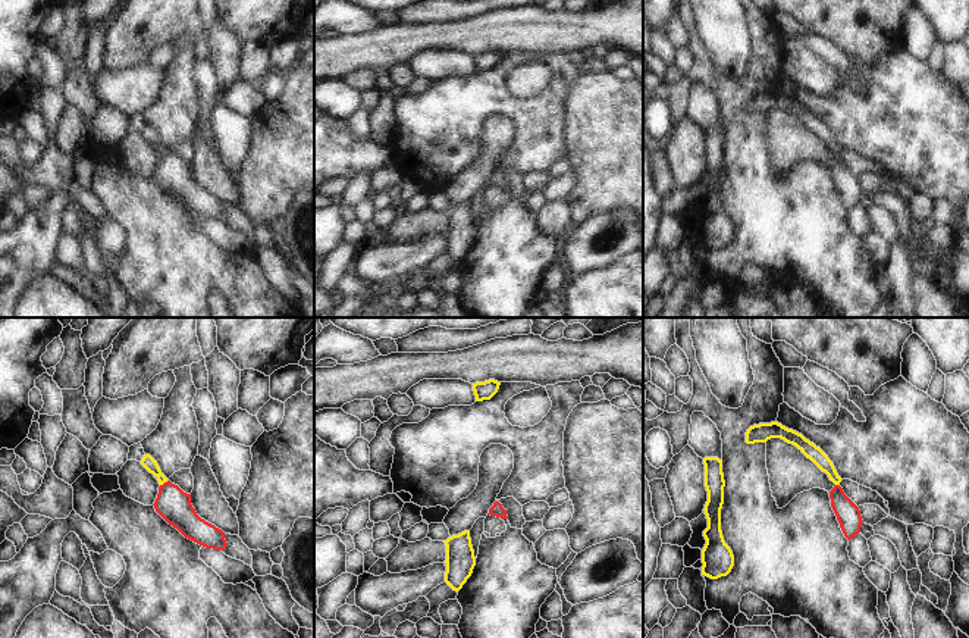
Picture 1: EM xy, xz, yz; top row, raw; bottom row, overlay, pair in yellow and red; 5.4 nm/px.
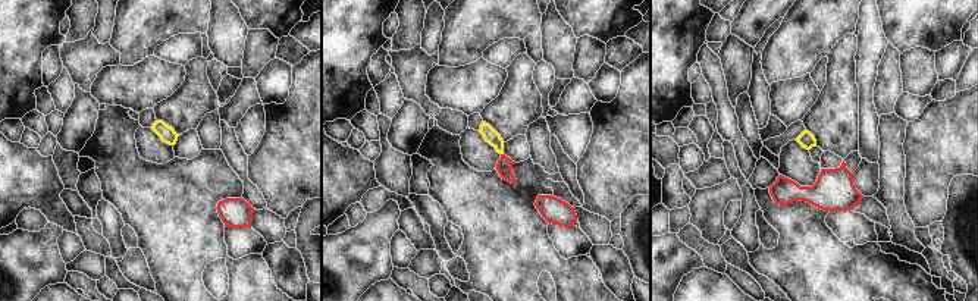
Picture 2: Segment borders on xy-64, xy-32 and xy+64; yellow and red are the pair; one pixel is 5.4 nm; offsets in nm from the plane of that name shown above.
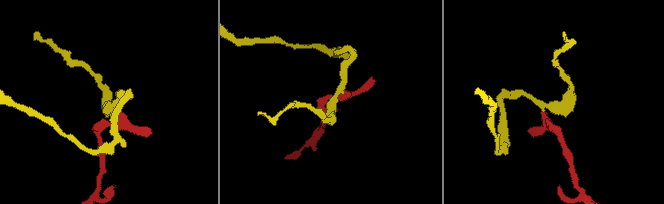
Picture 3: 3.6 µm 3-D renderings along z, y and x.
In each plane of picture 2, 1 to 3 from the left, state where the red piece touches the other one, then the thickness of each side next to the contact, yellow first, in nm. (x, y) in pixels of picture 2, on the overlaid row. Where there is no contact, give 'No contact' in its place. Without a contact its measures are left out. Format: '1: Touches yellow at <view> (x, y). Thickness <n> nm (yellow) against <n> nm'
1: No contact
2: No contact
3: No contact.

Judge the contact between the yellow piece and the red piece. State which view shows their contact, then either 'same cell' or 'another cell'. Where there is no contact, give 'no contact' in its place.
contact in xy; same cell

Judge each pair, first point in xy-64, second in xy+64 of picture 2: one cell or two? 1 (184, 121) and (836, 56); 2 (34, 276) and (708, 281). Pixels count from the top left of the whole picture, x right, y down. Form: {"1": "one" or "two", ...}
{"1": "one", "2": "two"}

